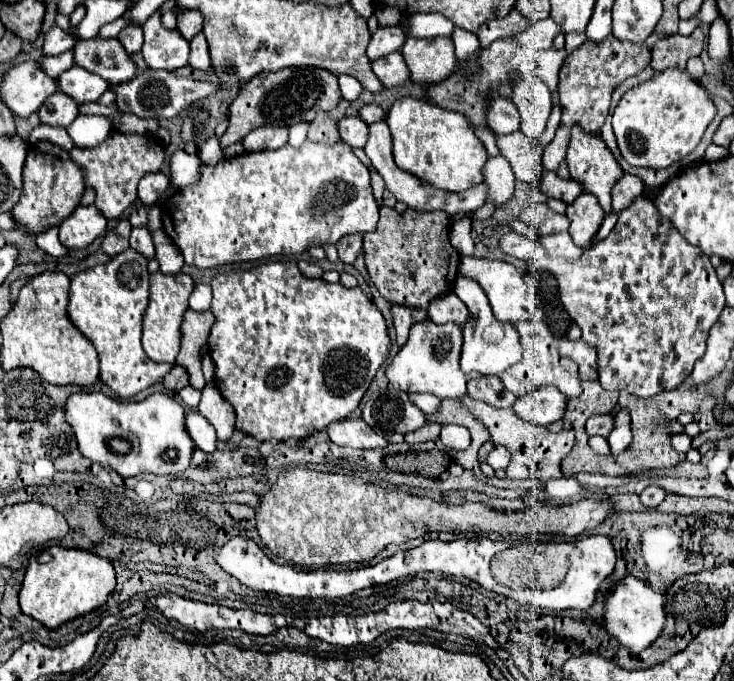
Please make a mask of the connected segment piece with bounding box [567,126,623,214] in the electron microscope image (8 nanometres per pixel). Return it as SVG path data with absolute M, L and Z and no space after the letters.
M575 126L571 132L571 142L569 142L569 150L567 150L567 164L569 164L571 178L583 186L583 192L595 194L599 198L599 204L605 210L605 214L609 214L613 210L611 208L611 188L623 176L623 170L617 164L615 156L605 146L605 142L599 136L587 134Z

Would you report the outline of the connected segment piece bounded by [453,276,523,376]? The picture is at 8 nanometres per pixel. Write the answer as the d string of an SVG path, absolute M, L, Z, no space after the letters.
M459 276L455 280L455 286L453 286L455 294L463 300L463 304L469 308L469 314L471 314L471 320L467 320L461 330L463 330L463 346L461 346L461 368L465 372L479 372L479 374L491 374L491 376L497 376L501 374L503 370L507 370L509 366L517 364L521 358L523 358L523 348L521 348L521 342L519 342L519 334L517 330L513 328L513 324L509 322L499 322L491 310L491 304L483 292L483 288L475 282L475 280L469 280L469 278L463 278Z

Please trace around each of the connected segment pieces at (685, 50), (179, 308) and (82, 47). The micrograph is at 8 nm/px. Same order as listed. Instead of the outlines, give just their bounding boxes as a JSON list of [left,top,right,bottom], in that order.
[[651,28,705,72],[143,272,193,362],[73,38,137,84]]

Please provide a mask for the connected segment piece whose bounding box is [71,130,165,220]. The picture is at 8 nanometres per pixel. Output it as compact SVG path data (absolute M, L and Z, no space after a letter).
M113 130L109 138L97 148L75 148L71 156L77 164L85 168L85 184L95 188L97 200L95 206L107 216L107 220L119 218L135 200L137 200L137 184L149 172L159 172L165 160L163 146L153 136L137 136L137 134L123 134Z

